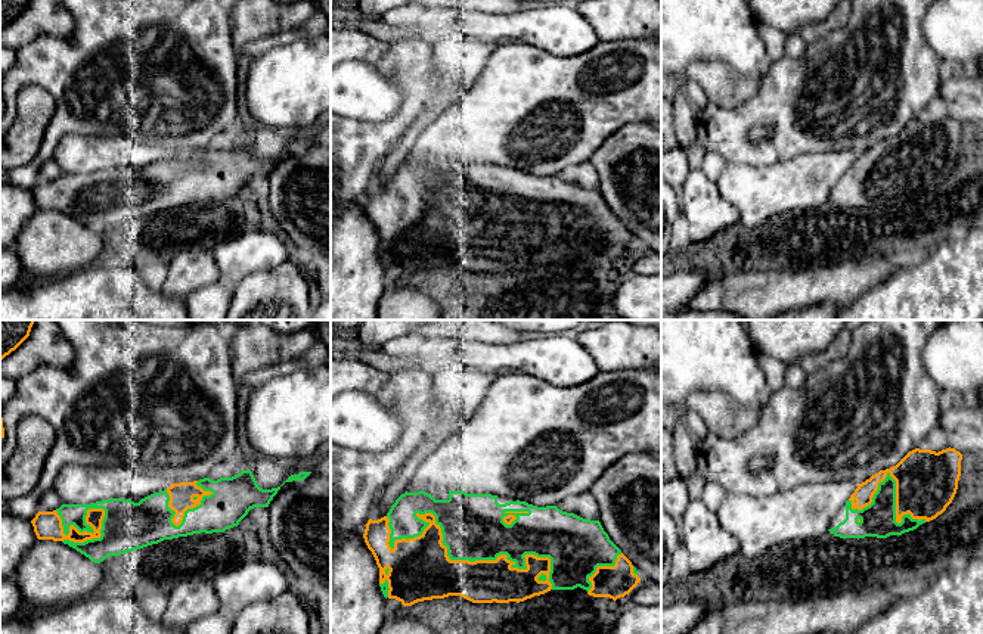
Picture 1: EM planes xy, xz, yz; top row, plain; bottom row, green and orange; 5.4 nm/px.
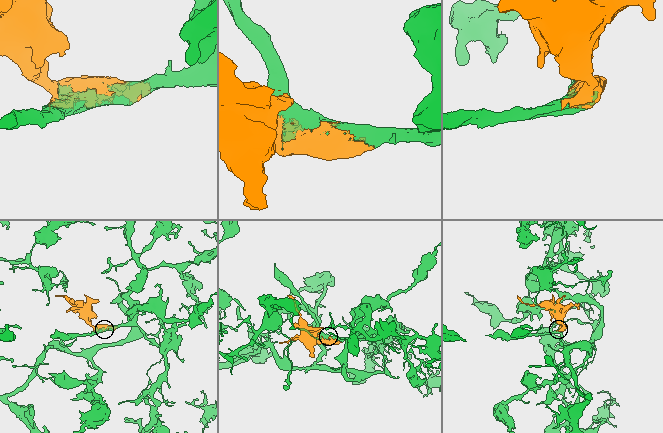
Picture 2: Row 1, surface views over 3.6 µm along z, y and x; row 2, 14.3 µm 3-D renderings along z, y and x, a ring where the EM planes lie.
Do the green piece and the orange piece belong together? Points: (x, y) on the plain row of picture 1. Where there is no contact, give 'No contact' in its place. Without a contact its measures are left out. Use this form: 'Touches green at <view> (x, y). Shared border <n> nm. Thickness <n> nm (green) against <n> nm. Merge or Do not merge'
Touches green at xz (450, 229). Shared border 1000 nm. Thickness 340 nm (green) against 340 nm. Merge

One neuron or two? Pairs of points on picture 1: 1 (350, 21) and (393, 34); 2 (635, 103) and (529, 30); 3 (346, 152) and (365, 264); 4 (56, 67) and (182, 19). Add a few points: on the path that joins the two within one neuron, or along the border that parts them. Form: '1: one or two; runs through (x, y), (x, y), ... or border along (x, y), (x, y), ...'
1: one; runs through (360, 22), (383, 31)
2: two; border along (598, 42), (576, 55), (551, 55), (532, 46)
3: two; border along (360, 198), (346, 204)
4: one; runs through (87, 52), (151, 21)

